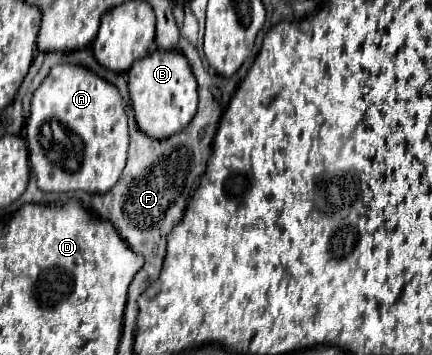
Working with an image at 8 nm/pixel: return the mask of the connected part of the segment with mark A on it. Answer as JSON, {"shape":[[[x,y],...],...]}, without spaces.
{"shape":[[[76,64],[54,66],[34,92],[26,124],[30,166],[44,192],[108,192],[122,174],[128,152],[128,116],[118,88]]]}

